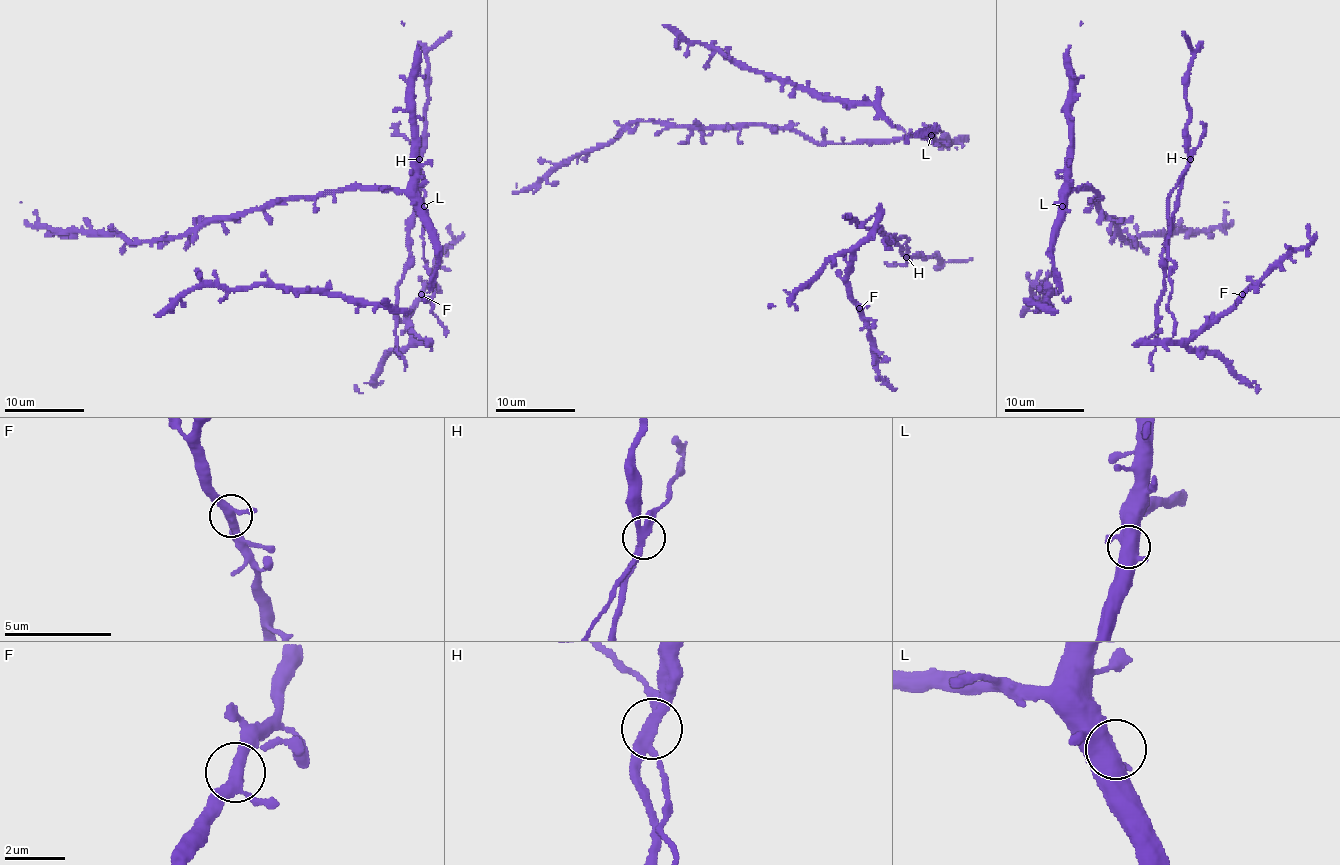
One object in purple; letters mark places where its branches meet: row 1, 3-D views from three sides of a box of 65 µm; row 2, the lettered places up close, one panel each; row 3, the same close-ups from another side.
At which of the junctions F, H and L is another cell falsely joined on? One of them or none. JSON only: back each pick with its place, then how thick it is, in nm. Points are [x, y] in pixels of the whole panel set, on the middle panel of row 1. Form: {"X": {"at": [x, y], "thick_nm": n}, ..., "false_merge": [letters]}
{"H": {"at": [906, 257], "thick_nm": 320}, "false_merge": ["H"]}

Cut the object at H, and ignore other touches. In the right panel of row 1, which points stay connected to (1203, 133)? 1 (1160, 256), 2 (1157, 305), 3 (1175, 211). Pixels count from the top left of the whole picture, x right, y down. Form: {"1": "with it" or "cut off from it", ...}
{"1": "cut off from it", "2": "cut off from it", "3": "cut off from it"}

